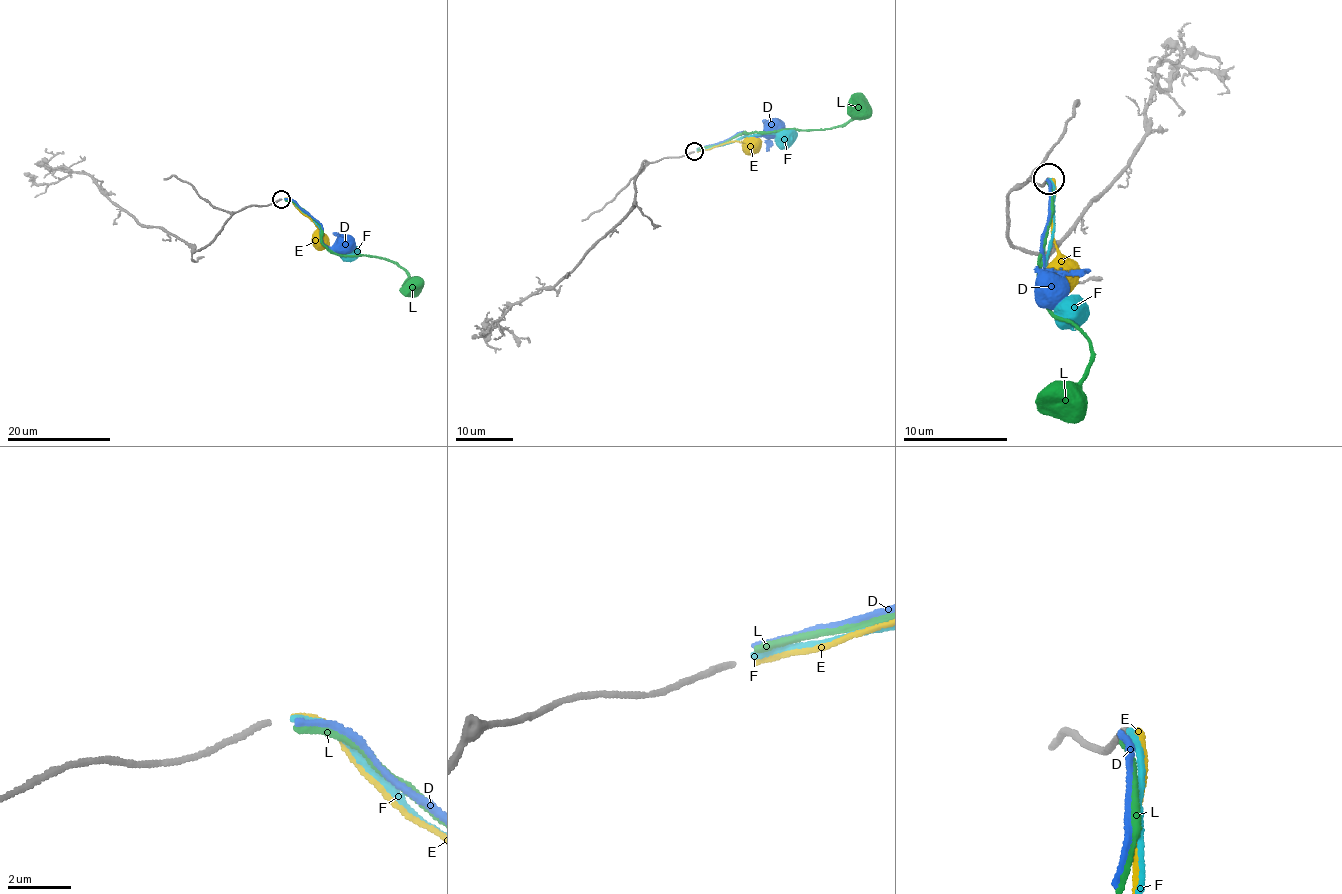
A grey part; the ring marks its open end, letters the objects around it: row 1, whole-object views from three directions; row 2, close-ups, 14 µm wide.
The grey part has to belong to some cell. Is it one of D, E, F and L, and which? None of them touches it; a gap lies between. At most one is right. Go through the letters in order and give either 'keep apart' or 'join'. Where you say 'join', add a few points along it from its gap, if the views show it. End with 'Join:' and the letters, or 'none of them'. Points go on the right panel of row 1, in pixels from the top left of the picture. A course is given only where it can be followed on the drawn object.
D: keep apart
E: join | via (1052, 179), (1055, 180), (1052, 237), (1060, 273)
F: keep apart
L: keep apart
Join: E

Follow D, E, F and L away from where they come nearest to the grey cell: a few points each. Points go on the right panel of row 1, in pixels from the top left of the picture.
D: (1047, 179), (1051, 214), (1041, 242), (1045, 276), (1050, 295), (1057, 298), (1055, 291)
E: (1052, 179), (1055, 180), (1052, 237), (1060, 273)
F: (1050, 179), (1053, 180), (1055, 216), (1044, 284), (1051, 304), (1069, 310)
L: (1047, 182), (1054, 208), (1041, 245), (1040, 279), (1047, 310), (1083, 330), (1093, 351), (1083, 376), (1063, 400)

